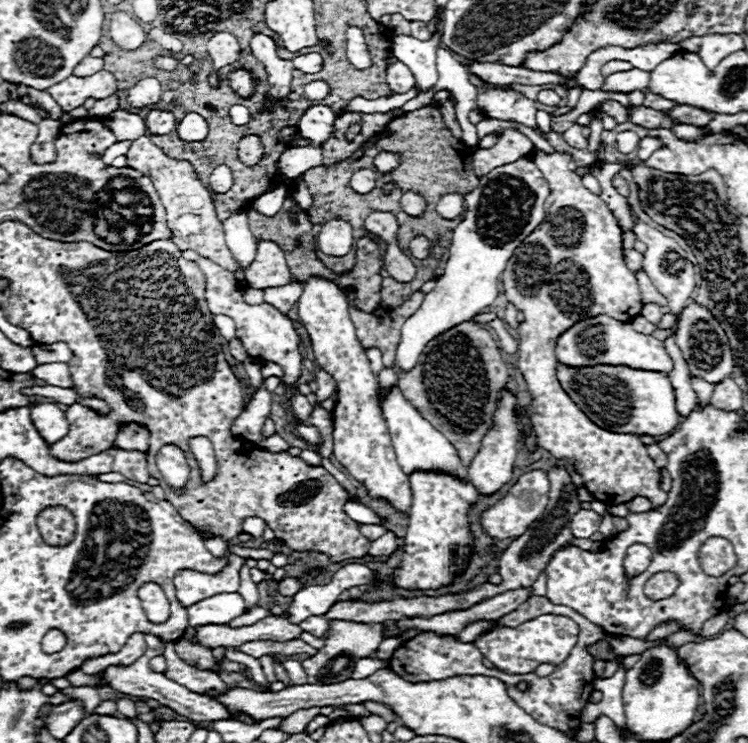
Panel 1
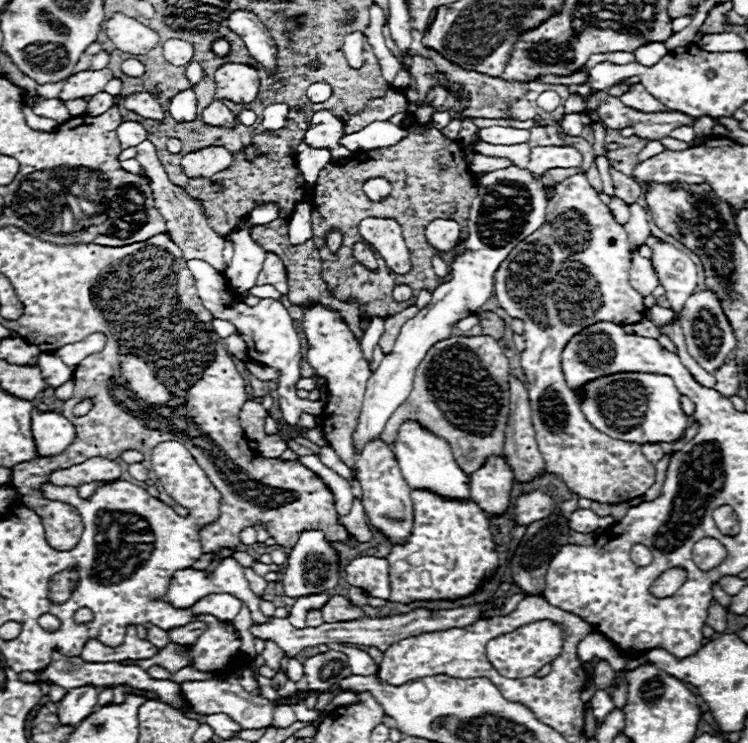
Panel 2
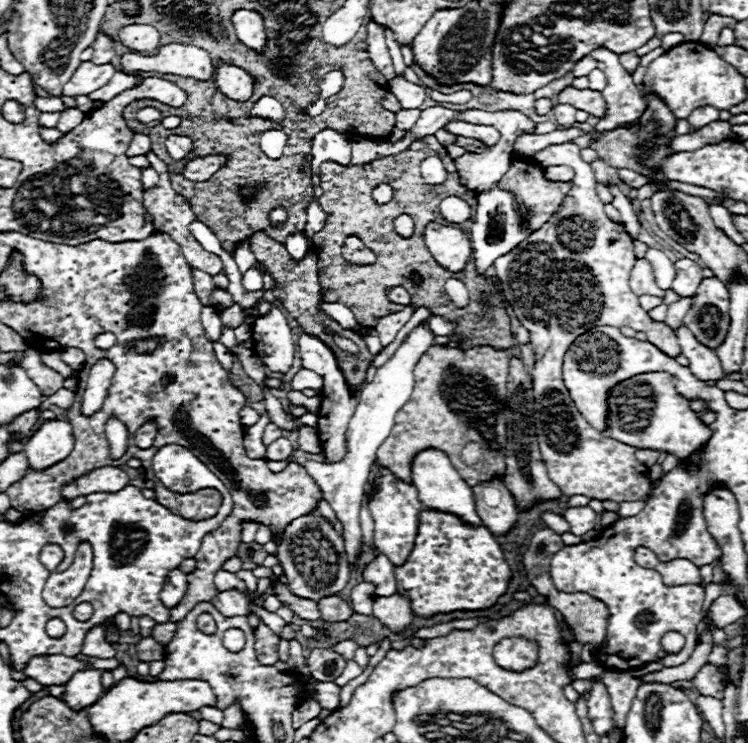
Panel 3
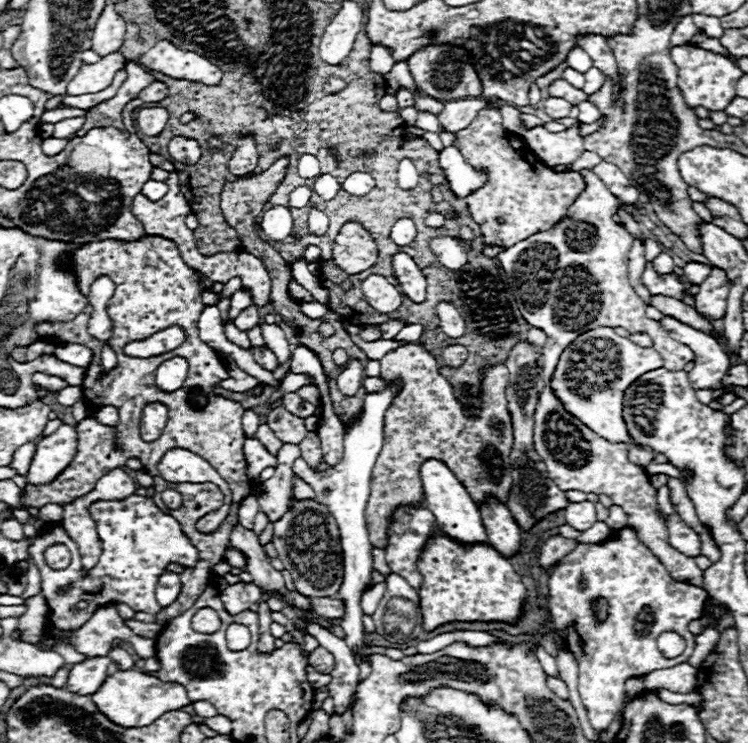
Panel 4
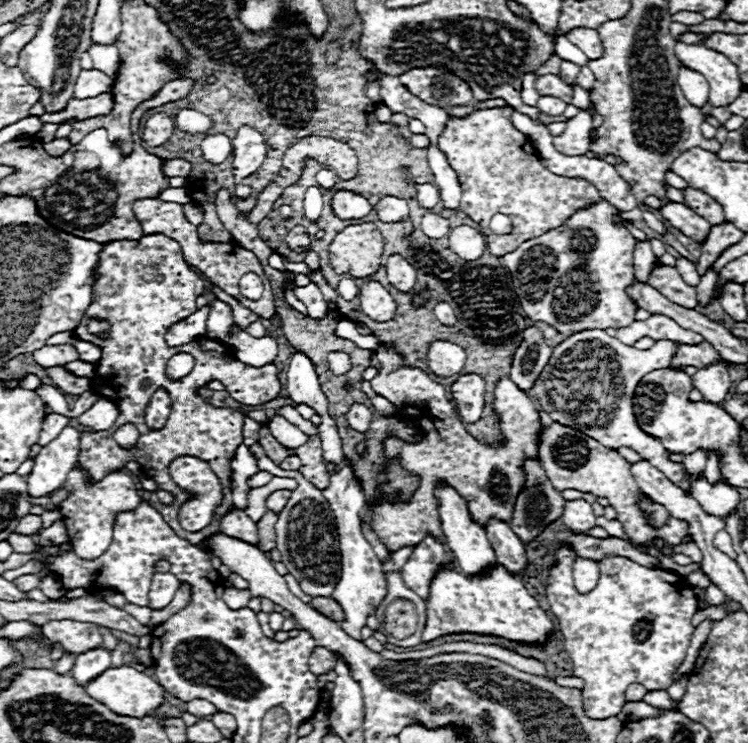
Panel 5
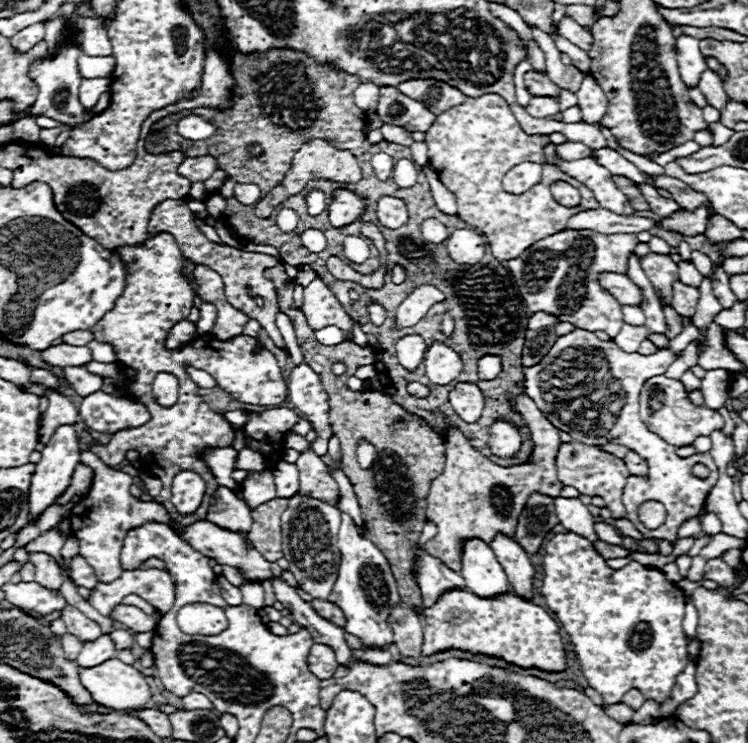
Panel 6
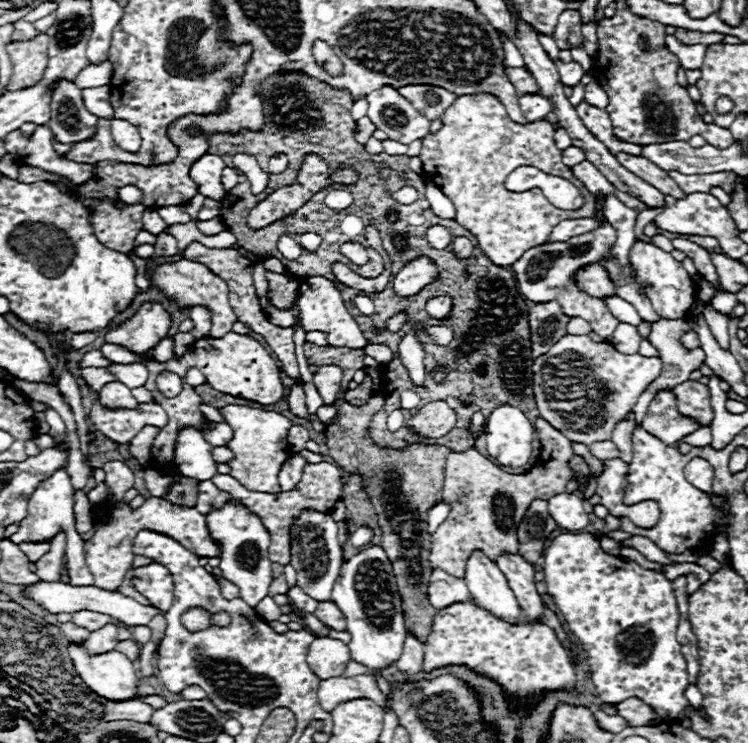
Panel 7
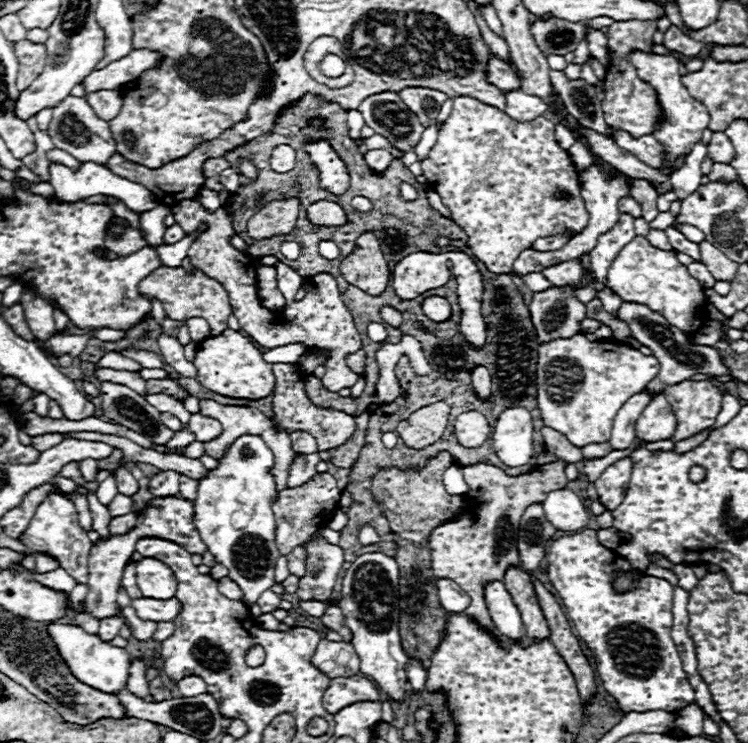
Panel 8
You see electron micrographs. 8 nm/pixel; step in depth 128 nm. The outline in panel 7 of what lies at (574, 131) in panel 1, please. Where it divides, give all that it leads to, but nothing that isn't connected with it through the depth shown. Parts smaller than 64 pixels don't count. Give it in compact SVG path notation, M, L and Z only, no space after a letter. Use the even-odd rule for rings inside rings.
M524 94L524 96L520 96L520 108L522 108L524 116L530 122L542 120L542 118L546 118L548 112L552 112L550 100L540 96L540 94Z

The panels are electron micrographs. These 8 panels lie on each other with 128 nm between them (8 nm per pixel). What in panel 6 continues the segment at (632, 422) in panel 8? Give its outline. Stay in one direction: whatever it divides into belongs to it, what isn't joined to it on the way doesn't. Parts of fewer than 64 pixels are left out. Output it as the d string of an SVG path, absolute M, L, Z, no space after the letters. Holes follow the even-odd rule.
M628 452L628 456L624 458L628 470L632 476L648 476L648 464L644 458L640 458L636 452Z

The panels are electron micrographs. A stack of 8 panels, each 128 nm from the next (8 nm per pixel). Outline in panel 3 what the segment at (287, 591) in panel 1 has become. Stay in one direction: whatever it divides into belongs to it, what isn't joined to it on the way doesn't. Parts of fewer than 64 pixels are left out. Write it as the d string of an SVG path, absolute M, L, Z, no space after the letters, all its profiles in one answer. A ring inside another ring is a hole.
M318 514L302 516L300 520L294 520L286 528L284 540L278 540L278 560L284 568L288 590L296 596L304 596L316 602L340 592L350 578L350 566L346 560L344 540L332 528L332 524L328 524Z

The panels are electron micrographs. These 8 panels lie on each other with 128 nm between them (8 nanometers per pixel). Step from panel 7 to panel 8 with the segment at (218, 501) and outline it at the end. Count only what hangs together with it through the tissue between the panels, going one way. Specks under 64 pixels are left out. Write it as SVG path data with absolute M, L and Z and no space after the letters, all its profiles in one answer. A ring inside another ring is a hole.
M180 476L180 498L186 500L194 500L196 498L196 488L198 488L198 480L192 480L188 476Z

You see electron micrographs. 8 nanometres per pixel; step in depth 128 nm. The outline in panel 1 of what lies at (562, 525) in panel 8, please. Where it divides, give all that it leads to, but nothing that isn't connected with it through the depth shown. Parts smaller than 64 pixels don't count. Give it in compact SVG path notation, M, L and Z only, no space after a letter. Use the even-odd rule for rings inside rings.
M592 510L576 512L570 524L574 538L590 538L594 532L598 532L598 526L600 526L600 516Z

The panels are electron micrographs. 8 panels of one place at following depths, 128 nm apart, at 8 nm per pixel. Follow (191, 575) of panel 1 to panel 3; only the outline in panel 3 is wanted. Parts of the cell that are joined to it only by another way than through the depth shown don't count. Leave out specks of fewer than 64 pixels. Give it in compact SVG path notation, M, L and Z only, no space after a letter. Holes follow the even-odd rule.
M176 568L176 570L172 570L168 574L168 580L164 582L160 598L162 598L166 608L174 608L176 604L180 604L180 600L186 594L186 590L188 590L188 574L184 574L184 572L180 572ZM220 568L220 570L216 572L214 582L216 582L218 592L224 592L224 590L240 590L240 592L242 592L242 584L244 584L234 572L228 572L228 570L224 570L224 568ZM252 606L252 608L250 608L250 612L252 612L252 614L256 614L256 618L258 618L258 620L262 620L262 622L264 622L270 630L274 630L276 634L280 634L280 632L282 632L282 628L284 628L284 624L286 624L280 616L276 616L274 612L268 612L268 610L260 608L260 606Z

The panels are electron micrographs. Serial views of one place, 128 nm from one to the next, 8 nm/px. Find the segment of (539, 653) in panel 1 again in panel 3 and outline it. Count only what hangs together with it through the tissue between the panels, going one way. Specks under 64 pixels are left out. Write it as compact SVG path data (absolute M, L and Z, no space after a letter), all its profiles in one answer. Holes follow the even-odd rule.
M504 638L494 646L496 664L512 672L524 672L526 668L536 666L536 654L538 646L528 638Z

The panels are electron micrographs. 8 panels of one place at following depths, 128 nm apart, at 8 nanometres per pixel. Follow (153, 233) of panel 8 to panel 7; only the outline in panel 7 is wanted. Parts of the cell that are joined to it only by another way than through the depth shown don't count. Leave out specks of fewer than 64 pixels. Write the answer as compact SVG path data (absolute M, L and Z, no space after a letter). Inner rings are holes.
M183 205L160 207L158 212L166 224L185 224L192 220Z

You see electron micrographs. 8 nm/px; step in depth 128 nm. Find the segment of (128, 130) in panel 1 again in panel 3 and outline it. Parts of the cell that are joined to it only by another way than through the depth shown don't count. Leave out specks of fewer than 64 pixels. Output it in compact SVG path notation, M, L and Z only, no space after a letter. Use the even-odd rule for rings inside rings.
M134 132L134 138L126 150L128 156L138 156L138 154L146 154L150 150L150 138L146 134Z

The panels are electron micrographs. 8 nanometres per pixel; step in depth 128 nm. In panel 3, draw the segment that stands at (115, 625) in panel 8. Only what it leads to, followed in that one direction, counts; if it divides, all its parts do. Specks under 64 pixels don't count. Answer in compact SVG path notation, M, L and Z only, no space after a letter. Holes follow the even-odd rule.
M84 670L72 676L66 684L66 692L62 694L64 702L74 710L80 712L84 708L90 708L98 698L102 696L102 682L100 682L100 670Z

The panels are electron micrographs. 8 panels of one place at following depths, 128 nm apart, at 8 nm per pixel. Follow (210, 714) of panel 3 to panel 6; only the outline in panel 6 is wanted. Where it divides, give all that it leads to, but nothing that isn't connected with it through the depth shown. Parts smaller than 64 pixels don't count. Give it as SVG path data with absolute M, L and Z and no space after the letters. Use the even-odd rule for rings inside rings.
M192 692L192 694L188 694L188 696L184 696L182 698L182 702L184 702L184 708L186 710L212 710L214 706L212 706L212 702L204 696L204 694L198 694L198 692Z

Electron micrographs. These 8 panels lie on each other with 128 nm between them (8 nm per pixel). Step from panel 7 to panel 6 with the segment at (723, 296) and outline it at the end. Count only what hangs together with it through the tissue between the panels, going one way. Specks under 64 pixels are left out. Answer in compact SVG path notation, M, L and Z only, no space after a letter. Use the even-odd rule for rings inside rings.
M704 278L698 288L700 288L700 300L698 300L698 308L696 308L696 312L694 312L692 318L694 318L694 324L696 326L708 328L708 324L722 310L722 306L718 304L718 298L712 292L710 278Z

